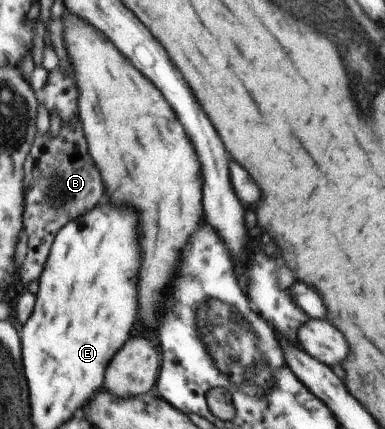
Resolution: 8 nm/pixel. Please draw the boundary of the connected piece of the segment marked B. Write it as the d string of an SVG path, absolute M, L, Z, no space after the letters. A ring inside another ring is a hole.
M78 118L71 123L62 123L56 138L50 138L48 133L36 136L29 149L24 162L24 184L28 184L24 230L28 234L28 249L20 268L20 278L26 284L41 278L46 258L62 226L96 208L104 196L104 184L88 154L83 125Z

